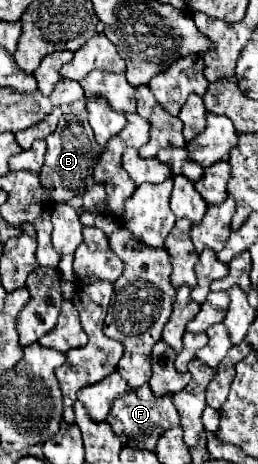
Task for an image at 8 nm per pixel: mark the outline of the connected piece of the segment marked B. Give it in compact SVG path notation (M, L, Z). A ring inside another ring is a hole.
M62 114L60 124L56 132L52 132L48 138L48 150L46 150L46 162L40 170L40 184L46 188L52 196L52 200L58 202L70 202L74 196L82 196L86 190L86 180L92 178L94 166L100 160L100 146L94 138L94 132L86 120L80 120L74 114Z

